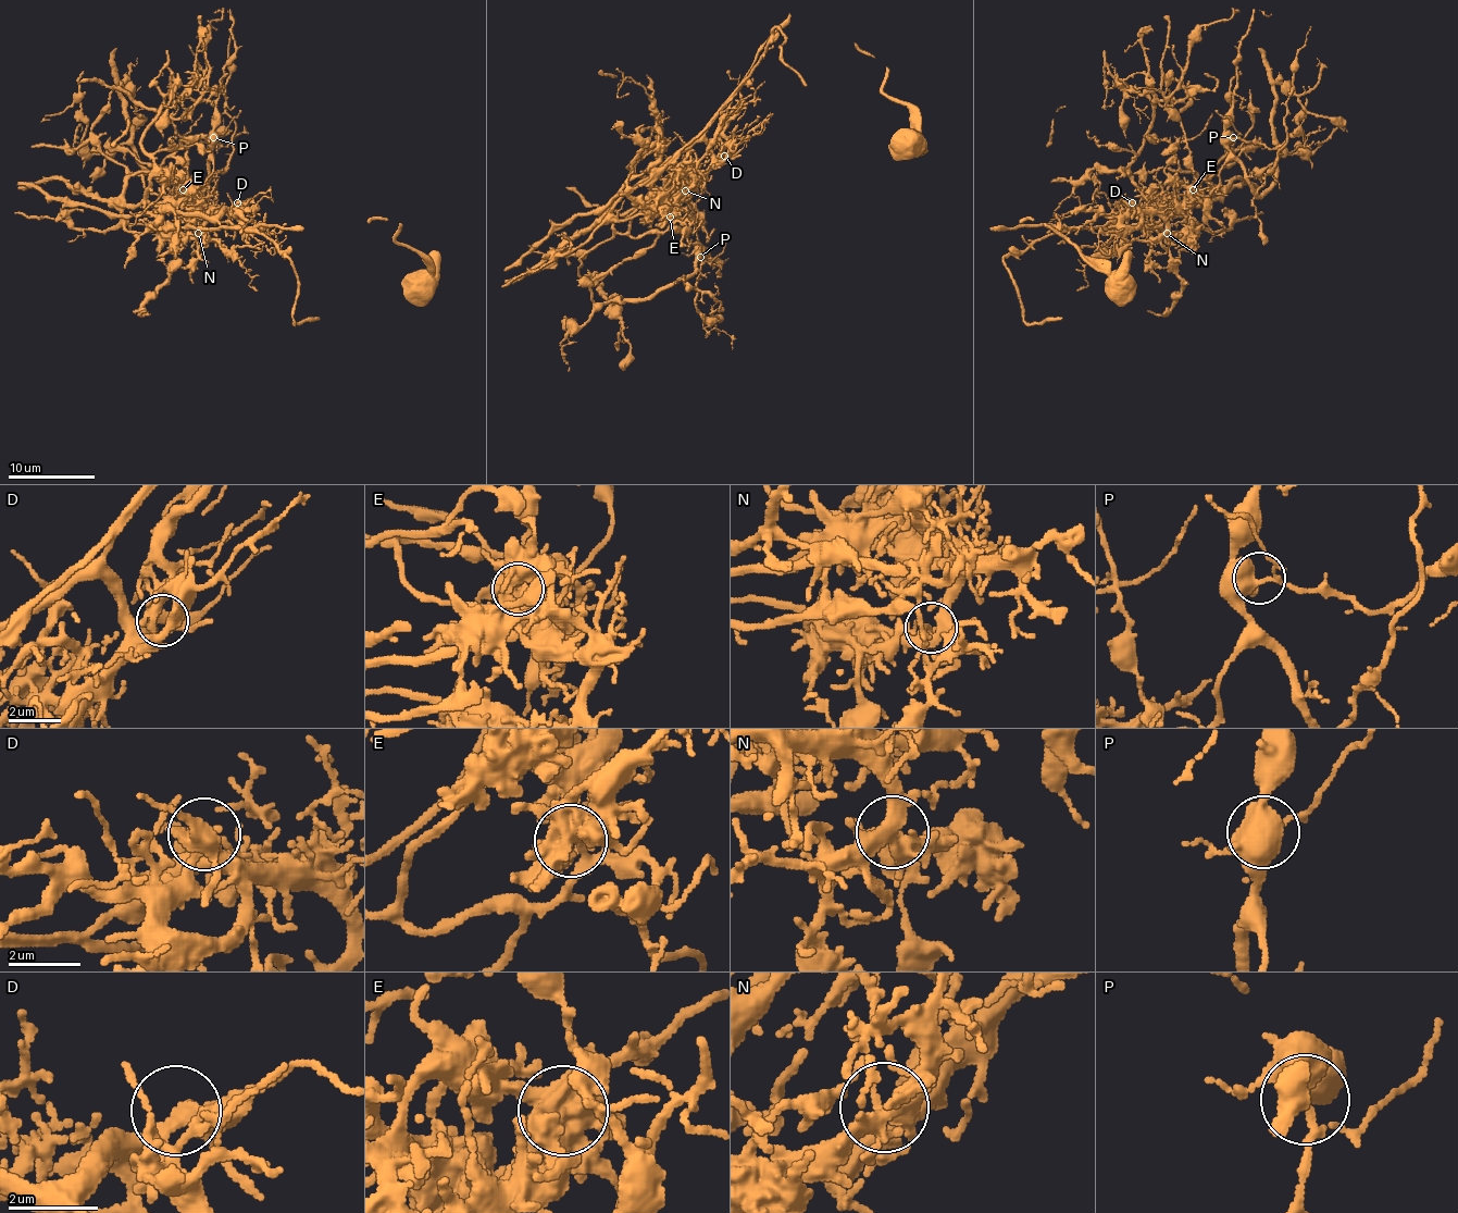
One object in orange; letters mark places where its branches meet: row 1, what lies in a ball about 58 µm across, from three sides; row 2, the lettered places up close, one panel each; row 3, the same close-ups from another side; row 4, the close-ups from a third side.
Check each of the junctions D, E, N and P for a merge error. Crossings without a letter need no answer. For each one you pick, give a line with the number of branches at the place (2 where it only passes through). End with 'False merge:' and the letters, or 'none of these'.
E: Branches: 4
N: Branches: 6
False merge: E, N

